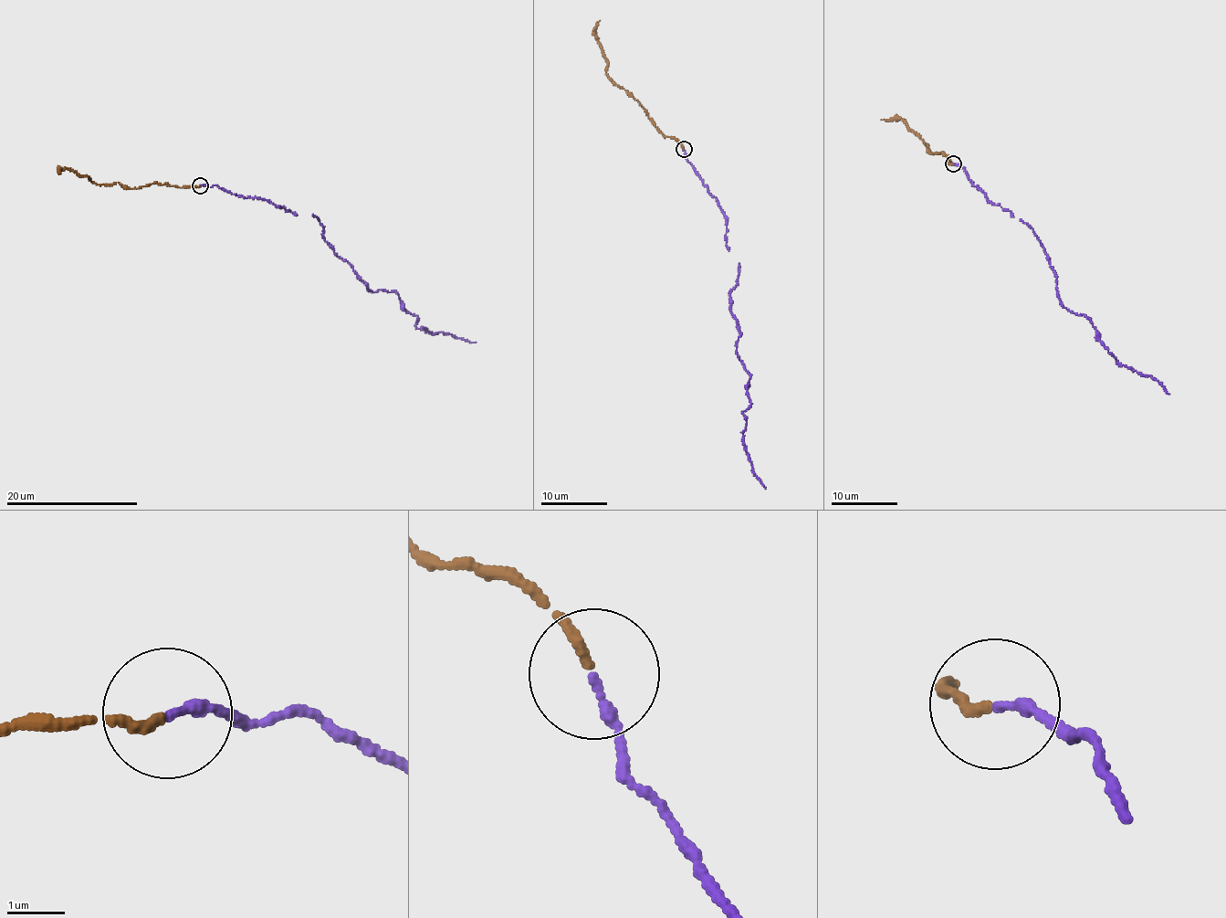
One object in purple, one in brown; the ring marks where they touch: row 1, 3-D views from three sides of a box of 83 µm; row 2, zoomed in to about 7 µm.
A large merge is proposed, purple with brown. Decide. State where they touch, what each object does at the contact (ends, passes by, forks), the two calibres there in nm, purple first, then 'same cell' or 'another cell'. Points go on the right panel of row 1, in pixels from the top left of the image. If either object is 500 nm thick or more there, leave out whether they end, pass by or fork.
place (953, 163); purple ends; brown ends; calibres 160 and 150 nm; same cell

